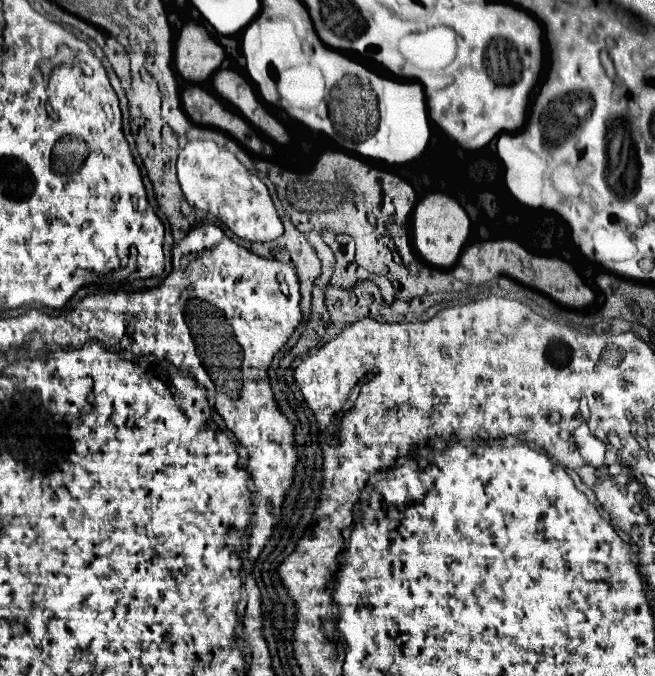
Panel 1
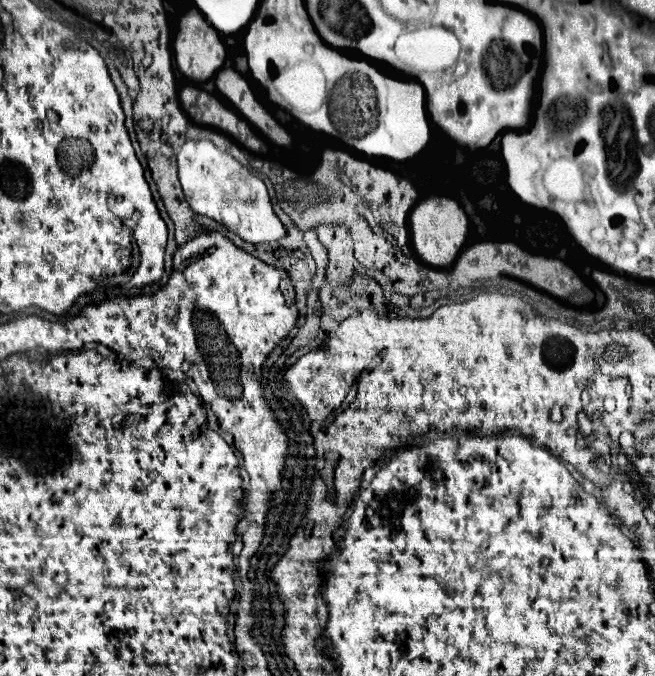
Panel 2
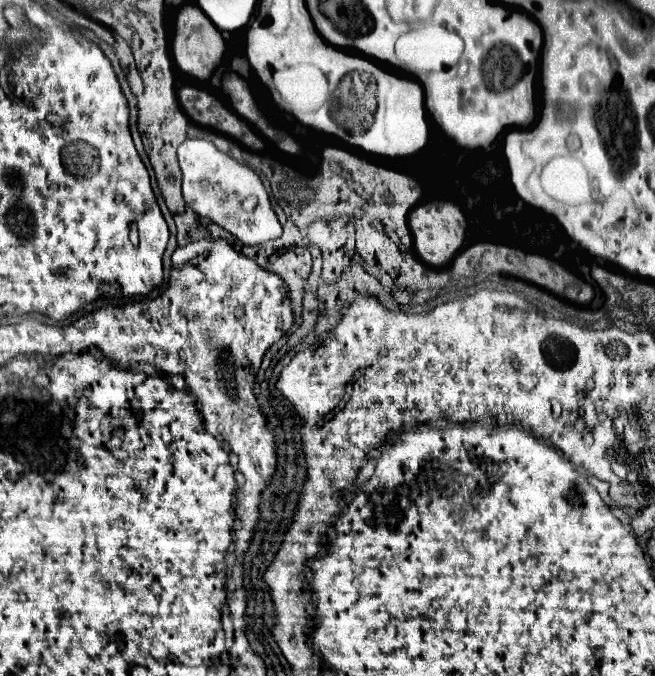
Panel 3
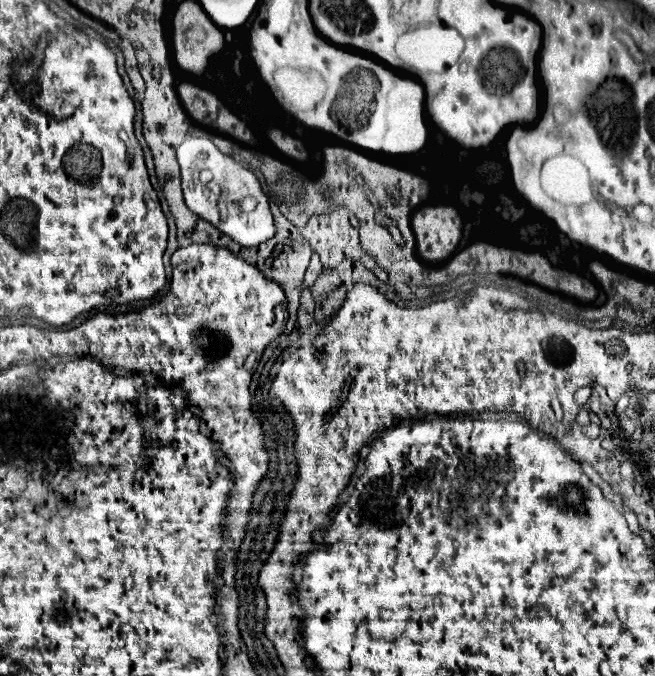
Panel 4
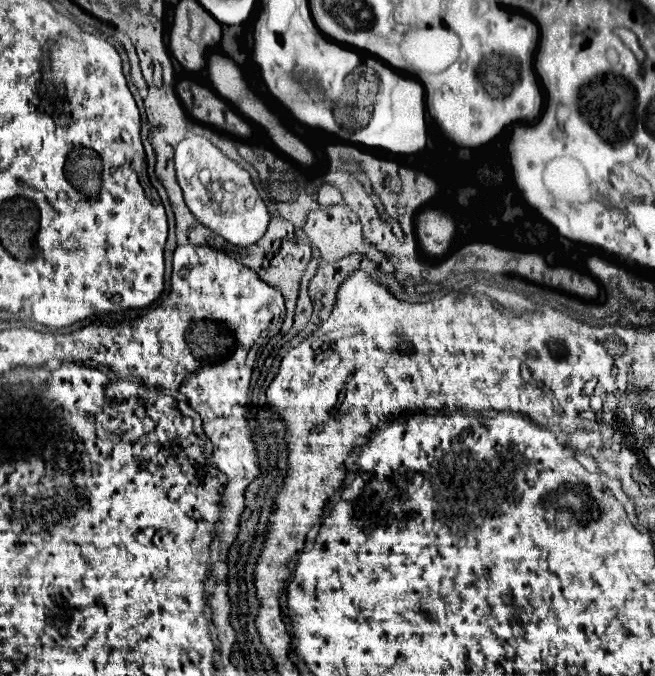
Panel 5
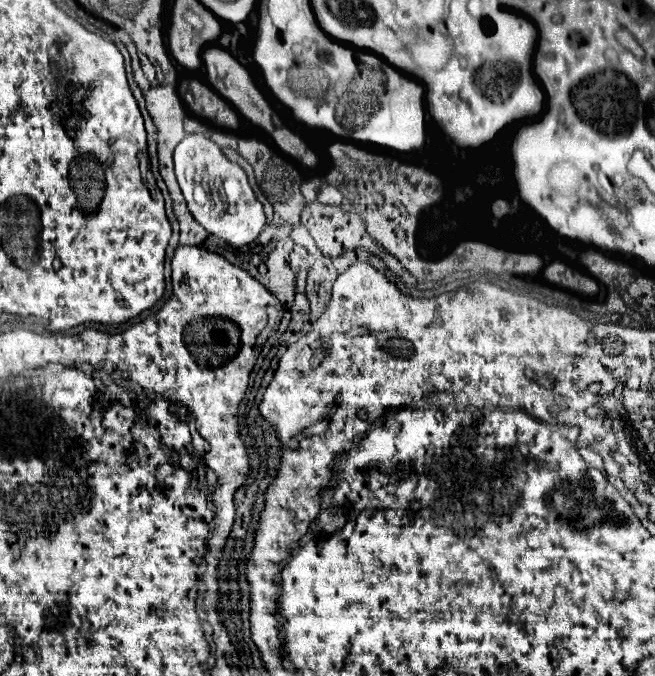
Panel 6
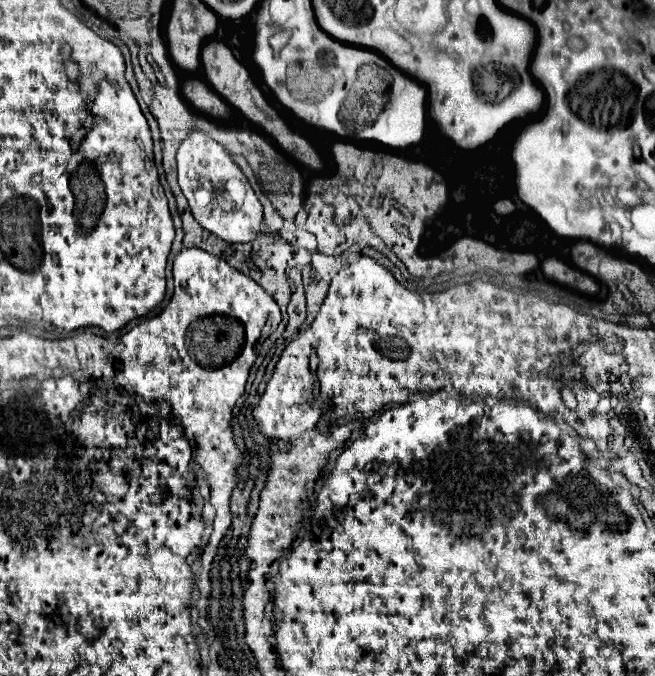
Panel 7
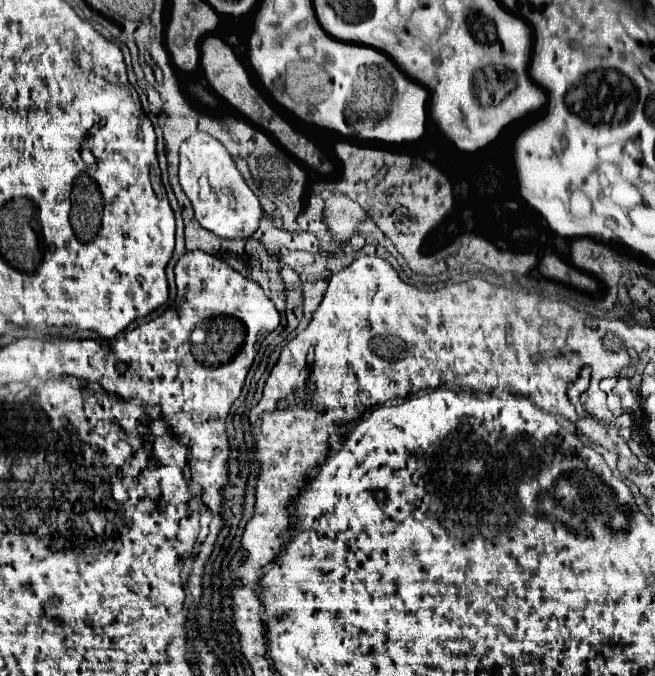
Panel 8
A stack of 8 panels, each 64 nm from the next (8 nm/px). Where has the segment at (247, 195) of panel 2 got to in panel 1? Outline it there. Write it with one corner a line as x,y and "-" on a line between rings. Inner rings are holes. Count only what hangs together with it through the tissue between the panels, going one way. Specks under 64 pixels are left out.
192,140
178,154
178,180
190,206
214,214
236,236
250,242
270,242
284,234
282,220
274,208
268,188
250,174
240,160
212,140

